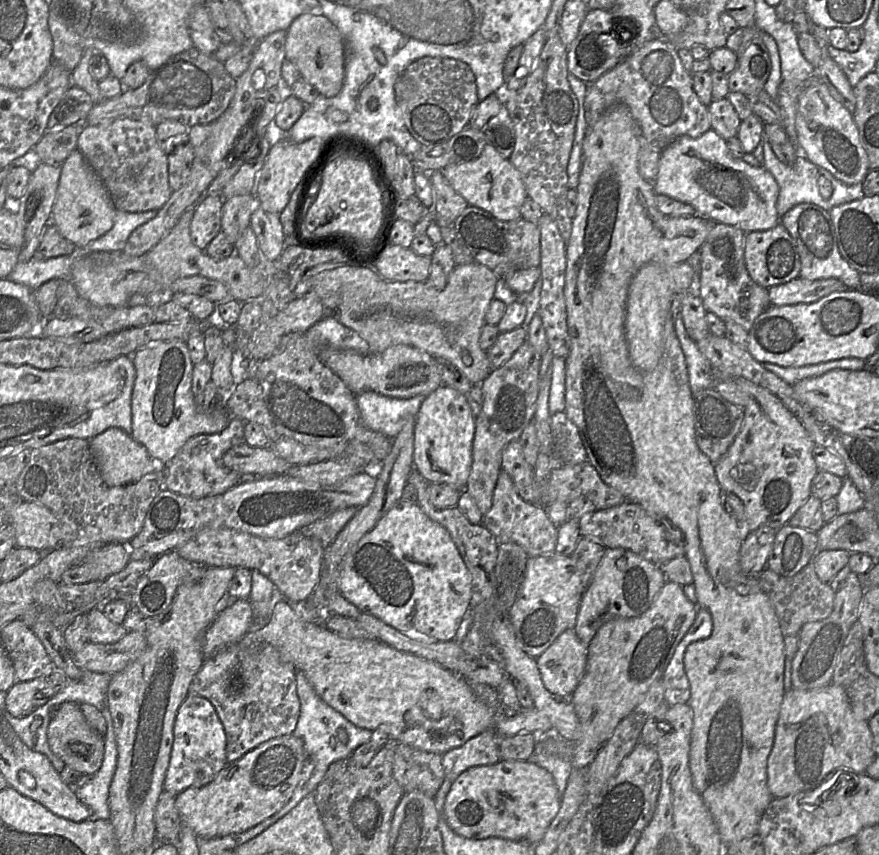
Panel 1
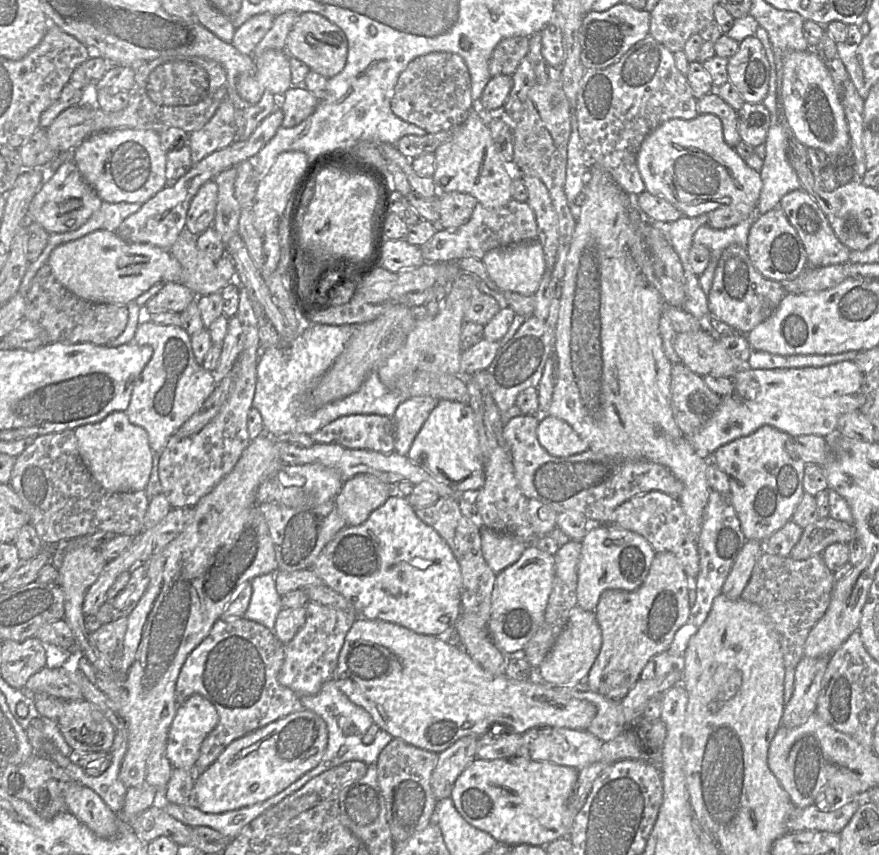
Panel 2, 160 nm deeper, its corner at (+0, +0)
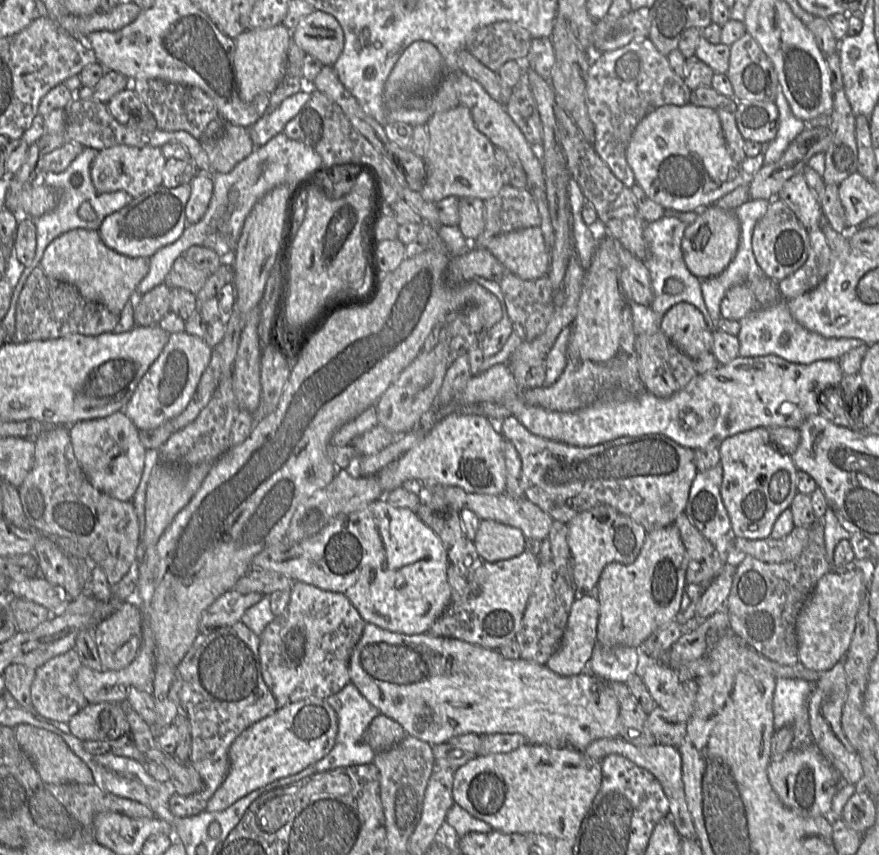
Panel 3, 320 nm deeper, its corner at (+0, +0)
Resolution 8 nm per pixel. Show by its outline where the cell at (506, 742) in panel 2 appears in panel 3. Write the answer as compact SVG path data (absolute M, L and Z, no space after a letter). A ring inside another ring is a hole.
M474 733L452 737L448 741L431 745L435 767L456 770L479 755L481 736Z

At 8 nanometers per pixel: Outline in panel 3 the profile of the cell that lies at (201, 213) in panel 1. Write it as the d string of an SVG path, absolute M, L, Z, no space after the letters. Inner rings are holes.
M199 170L190 182L191 194L186 204L187 224L199 222L204 216L213 194L211 174Z

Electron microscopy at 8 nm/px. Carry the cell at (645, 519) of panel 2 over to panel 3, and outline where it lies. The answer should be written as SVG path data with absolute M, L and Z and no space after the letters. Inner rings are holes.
M685 512L676 517L673 525L680 532L687 554L686 583L697 584L705 589L722 572L725 563Z

